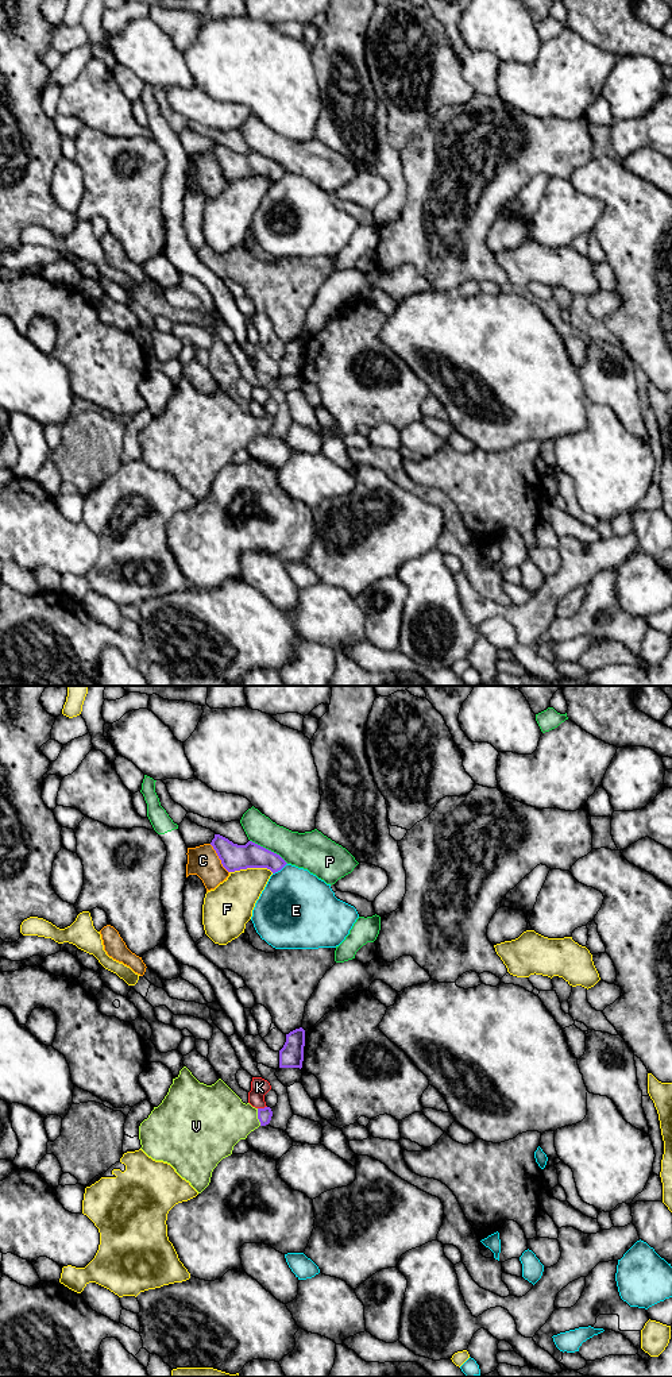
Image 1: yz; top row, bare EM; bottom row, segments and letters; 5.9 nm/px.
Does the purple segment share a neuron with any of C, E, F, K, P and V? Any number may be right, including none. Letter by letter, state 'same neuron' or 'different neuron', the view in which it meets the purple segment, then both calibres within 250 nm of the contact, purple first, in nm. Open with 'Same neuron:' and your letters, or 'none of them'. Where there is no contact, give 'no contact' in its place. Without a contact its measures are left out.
Same neuron: V
C: different neuron; contact in yz; calibres 160 and 180 nm
E: different neuron; contact in yz; calibres 150 and 440 nm
F: different neuron; contact in yz; calibres 160 and 260 nm
K: different neuron; contact in yz; calibres 80 and 110 nm
P: different neuron; contact in yz; calibres 160 and 220 nm
V: same neuron; contact in yz; calibres 80 and 380 nm

